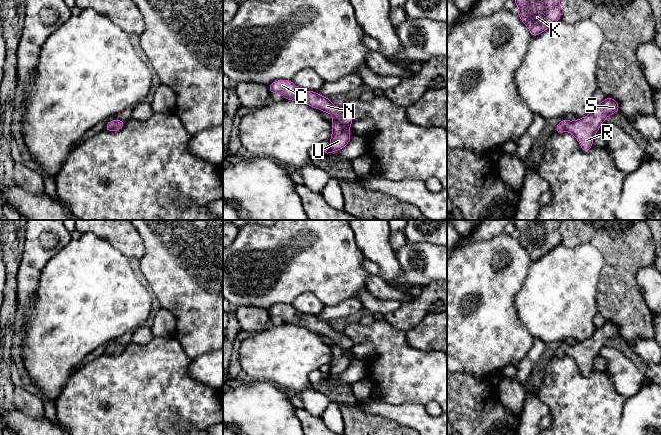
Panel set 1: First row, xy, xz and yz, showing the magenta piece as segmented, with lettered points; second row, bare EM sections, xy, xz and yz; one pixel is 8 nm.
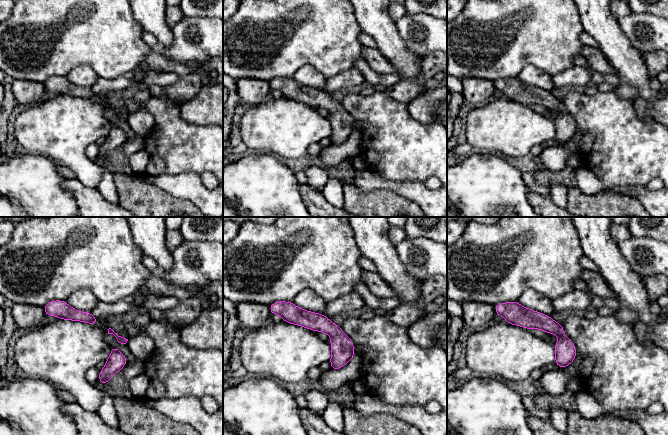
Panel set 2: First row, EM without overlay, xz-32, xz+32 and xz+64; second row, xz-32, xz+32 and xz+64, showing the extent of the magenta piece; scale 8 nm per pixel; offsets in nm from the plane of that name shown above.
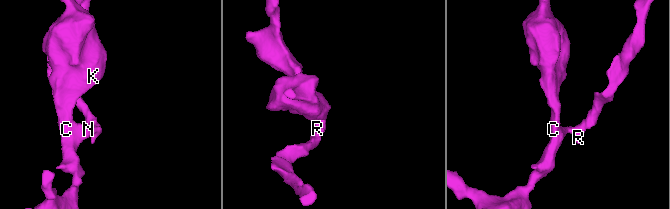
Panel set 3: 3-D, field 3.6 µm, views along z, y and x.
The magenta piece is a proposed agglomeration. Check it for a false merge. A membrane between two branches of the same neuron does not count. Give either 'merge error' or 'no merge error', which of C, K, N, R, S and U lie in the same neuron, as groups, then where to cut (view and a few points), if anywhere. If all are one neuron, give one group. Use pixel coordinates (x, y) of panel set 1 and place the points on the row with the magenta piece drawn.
no merge error | C K N R S U | no cut

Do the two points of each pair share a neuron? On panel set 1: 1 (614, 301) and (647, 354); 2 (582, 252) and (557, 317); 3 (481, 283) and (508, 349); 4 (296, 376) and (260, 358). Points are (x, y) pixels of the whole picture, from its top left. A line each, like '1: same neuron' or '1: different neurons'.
1: different neurons
2: same neuron
3: same neuron
4: same neuron

